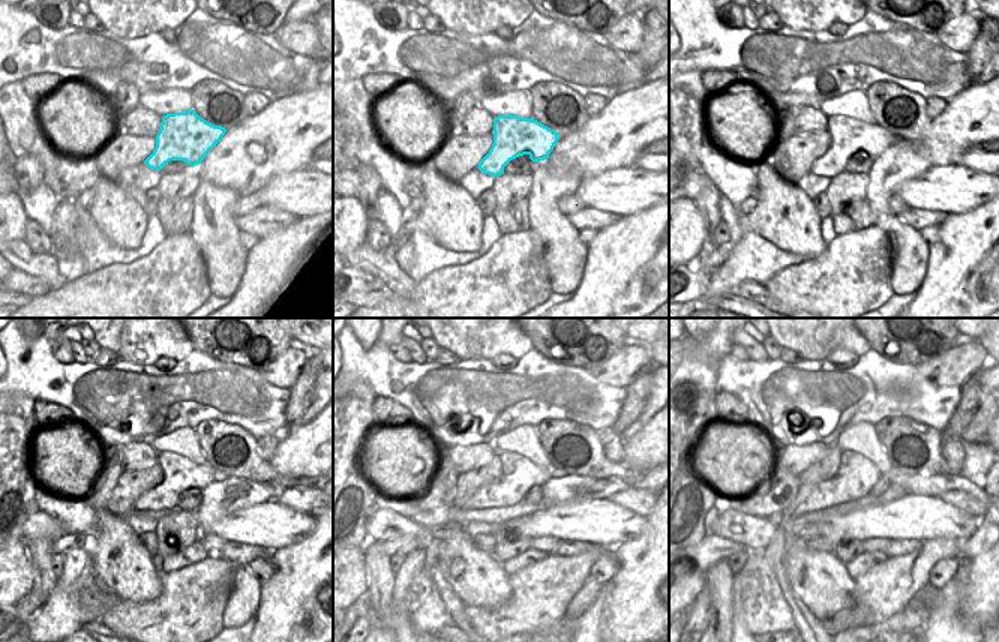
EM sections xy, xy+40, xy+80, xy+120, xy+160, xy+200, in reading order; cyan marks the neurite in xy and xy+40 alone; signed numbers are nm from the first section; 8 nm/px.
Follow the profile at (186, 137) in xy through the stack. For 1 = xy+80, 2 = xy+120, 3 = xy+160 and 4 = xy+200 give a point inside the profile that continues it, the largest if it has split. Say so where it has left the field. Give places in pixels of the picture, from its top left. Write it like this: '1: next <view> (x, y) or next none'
1: next xy+80 (849, 135)
2: next xy+120 (180, 474)
3: next xy+160 (519, 474)
4: next xy+200 (857, 476)

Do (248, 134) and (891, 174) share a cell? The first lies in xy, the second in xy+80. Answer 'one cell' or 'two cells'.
two cells

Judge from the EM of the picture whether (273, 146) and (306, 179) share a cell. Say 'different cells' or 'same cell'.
different cells

